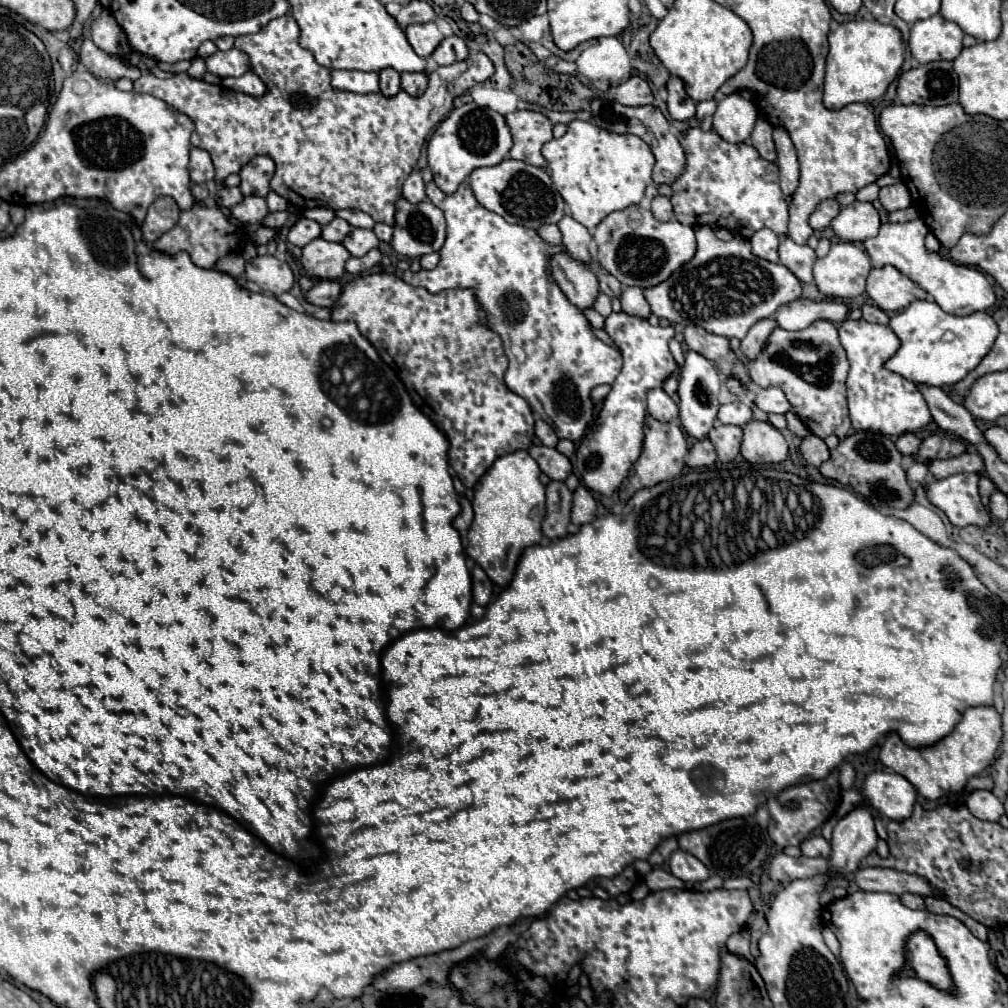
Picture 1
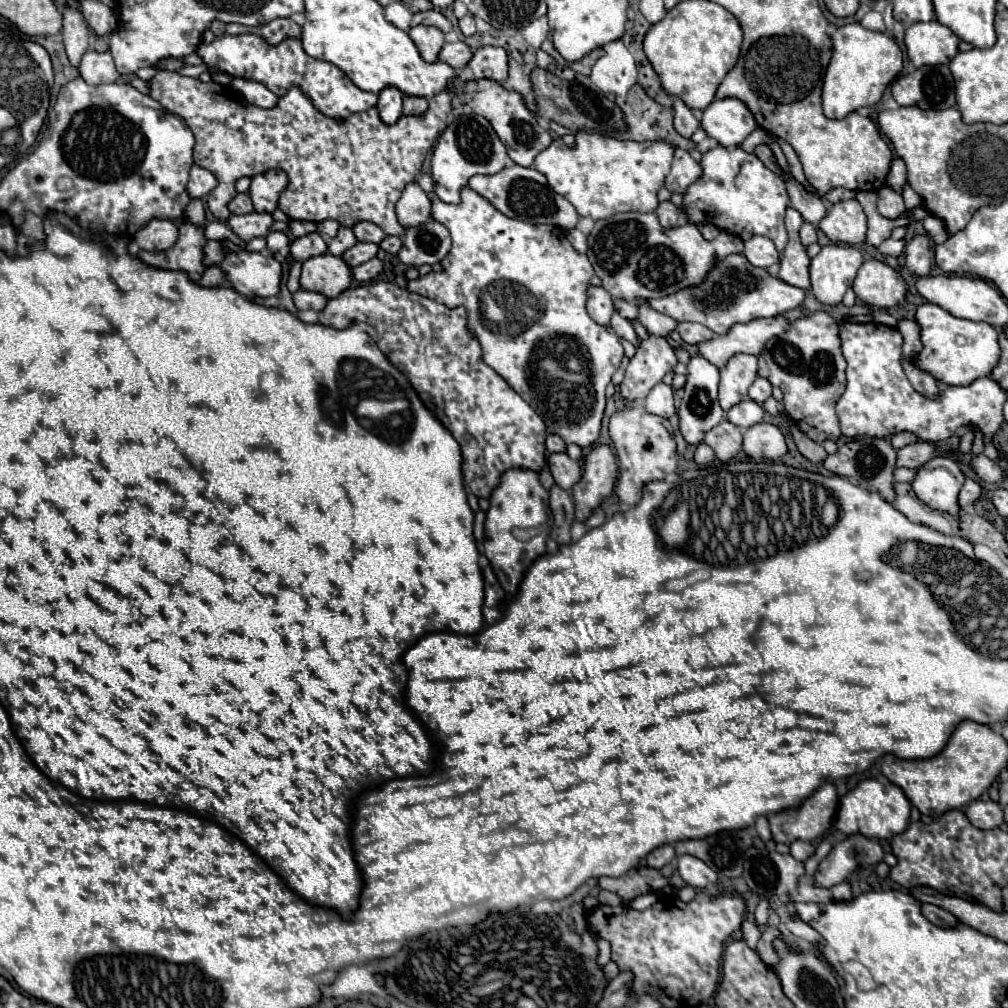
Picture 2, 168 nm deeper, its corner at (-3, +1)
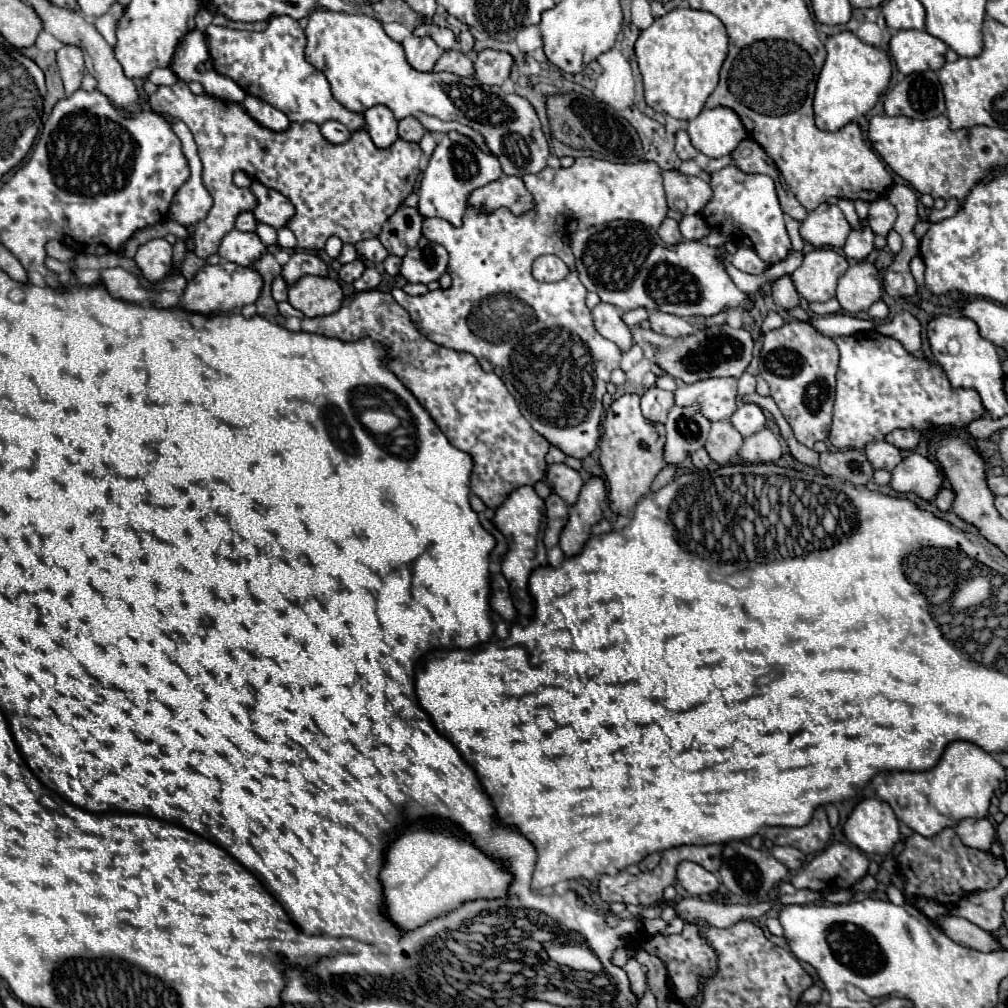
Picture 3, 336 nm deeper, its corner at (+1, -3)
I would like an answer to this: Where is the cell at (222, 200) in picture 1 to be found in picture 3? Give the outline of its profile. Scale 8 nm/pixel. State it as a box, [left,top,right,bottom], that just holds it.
[236,212,256,232]

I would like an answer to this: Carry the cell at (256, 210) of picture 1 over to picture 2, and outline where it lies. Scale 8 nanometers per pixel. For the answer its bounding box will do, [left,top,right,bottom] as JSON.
[228,212,274,240]

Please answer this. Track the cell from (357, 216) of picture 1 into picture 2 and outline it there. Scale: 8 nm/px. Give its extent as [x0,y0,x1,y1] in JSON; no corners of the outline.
[352,220,386,244]

